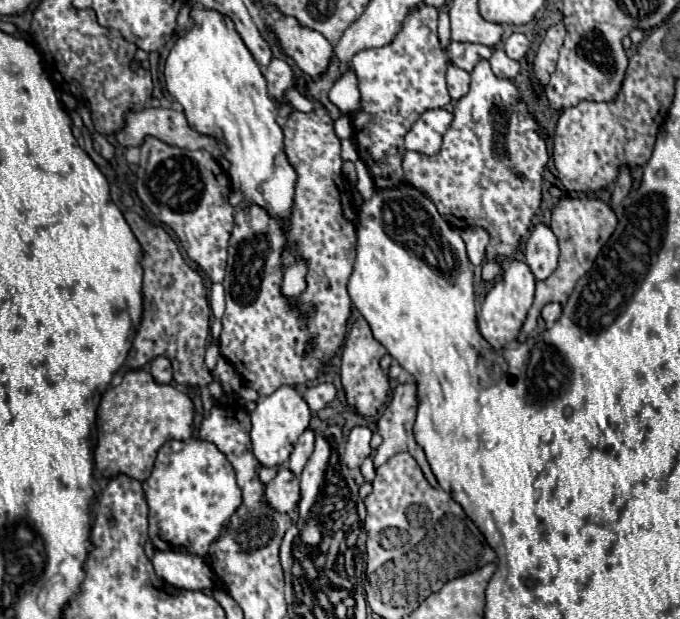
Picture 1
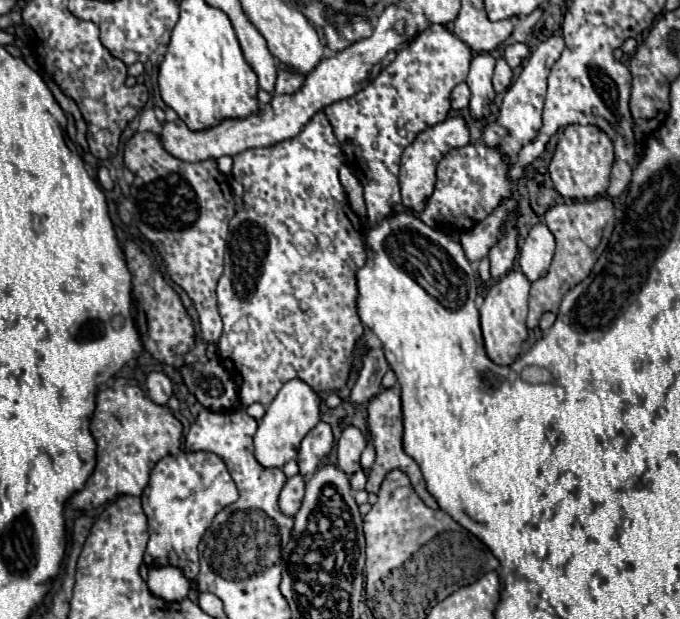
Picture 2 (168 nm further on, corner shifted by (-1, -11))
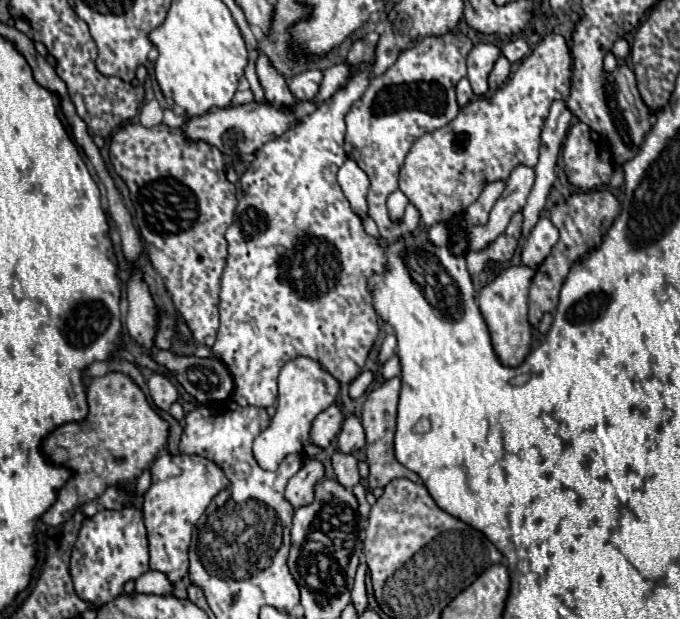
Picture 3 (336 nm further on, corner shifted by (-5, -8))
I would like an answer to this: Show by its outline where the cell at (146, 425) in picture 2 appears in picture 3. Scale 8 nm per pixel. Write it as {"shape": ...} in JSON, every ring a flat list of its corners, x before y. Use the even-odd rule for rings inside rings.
{"shape":[[108,372,102,378,90,380,86,398,88,416,82,422,62,424,42,440,46,460,72,472,70,480,60,488,56,502,40,518,48,526,64,524,78,506,98,498,108,486,116,486,118,482,130,484,132,478,138,478,152,464,156,452,166,446,168,424,150,408,144,392,126,374]]}

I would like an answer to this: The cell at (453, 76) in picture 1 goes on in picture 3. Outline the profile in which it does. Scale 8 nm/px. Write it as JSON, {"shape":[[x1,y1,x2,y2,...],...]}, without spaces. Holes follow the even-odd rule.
{"shape":[[462,78,458,84,456,84,456,96,458,96,458,104,464,106,468,104,472,98,474,98,474,92,470,88,470,82,466,78]]}

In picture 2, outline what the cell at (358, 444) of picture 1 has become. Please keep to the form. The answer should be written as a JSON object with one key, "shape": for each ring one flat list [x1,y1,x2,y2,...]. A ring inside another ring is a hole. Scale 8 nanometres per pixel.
{"shape":[[346,427,342,431,342,437,338,441,338,467,346,473,346,475,354,475,356,471,360,471,360,455,366,447,366,439,360,433,360,429,356,427]]}

